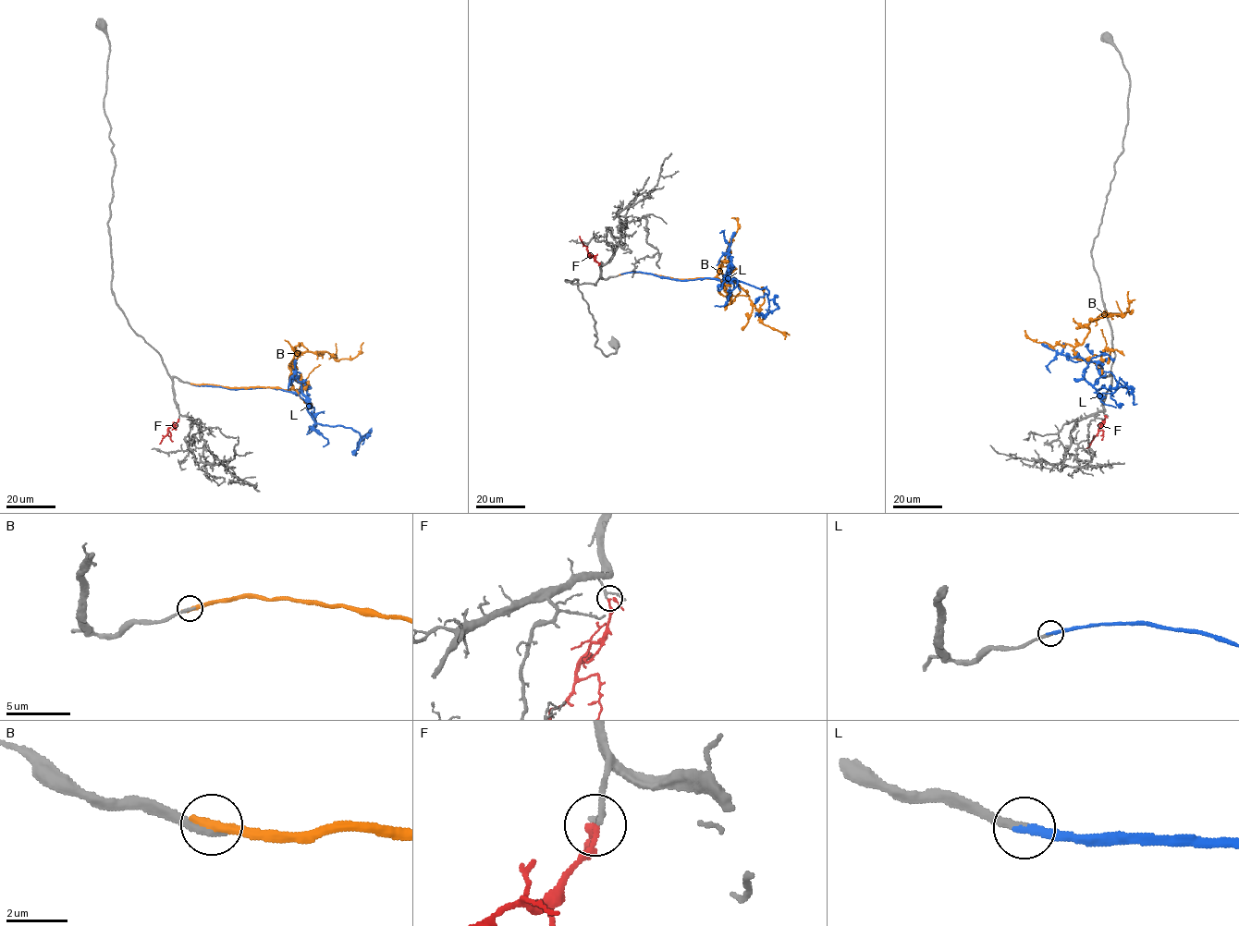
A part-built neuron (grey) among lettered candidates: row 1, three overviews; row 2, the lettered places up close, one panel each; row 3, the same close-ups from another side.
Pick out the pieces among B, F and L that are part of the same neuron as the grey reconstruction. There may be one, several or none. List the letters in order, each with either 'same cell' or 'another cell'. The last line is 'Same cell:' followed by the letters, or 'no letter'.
B: another cell
F: same cell
L: same cell
Same cell: F, L

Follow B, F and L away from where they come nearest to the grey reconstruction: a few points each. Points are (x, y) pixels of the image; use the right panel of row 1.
B: (1105, 376), (1096, 362), (1078, 359), (1074, 348), (1083, 342), (1091, 322), (1107, 313), (1124, 315), (1128, 291)
F: (1105, 415), (1097, 432), (1086, 448)
L: (1105, 378), (1098, 363), (1089, 362), (1084, 379), (1096, 389), (1104, 384), (1113, 393), (1126, 385), (1136, 404)

